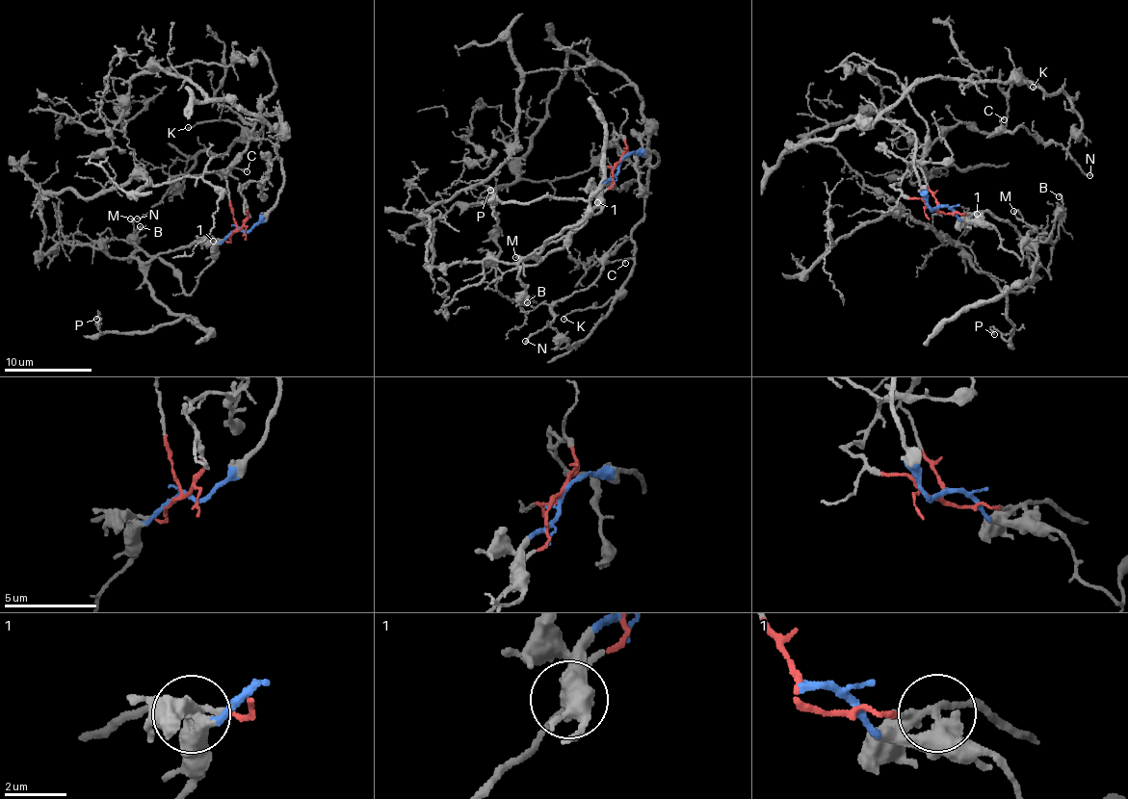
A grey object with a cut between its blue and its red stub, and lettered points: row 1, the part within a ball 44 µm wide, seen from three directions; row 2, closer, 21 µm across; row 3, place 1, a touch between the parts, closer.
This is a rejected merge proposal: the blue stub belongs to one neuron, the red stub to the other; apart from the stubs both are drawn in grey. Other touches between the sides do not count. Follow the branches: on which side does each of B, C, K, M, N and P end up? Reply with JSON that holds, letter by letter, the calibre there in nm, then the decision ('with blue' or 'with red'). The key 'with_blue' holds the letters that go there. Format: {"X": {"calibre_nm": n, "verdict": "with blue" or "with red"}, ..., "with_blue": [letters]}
{"B": {"calibre_nm": 160, "verdict": "with red"}, "C": {"calibre_nm": 120, "verdict": "with blue"}, "K": {"calibre_nm": 110, "verdict": "with blue"}, "M": {"calibre_nm": 140, "verdict": "with blue"}, "N": {"calibre_nm": 150, "verdict": "with blue"}, "P": {"calibre_nm": 150, "verdict": "with red"}, "with_blue": ["C", "K", "M", "N"]}

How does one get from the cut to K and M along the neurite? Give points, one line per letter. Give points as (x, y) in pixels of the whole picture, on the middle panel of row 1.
K: (620, 163), (655, 151), (656, 167), (646, 162), (647, 146), (632, 274), (599, 308), (577, 308), (564, 320)
M: (620, 163), (617, 174), (603, 187), (603, 207), (588, 215), (588, 221), (568, 239), (529, 267), (515, 256)

